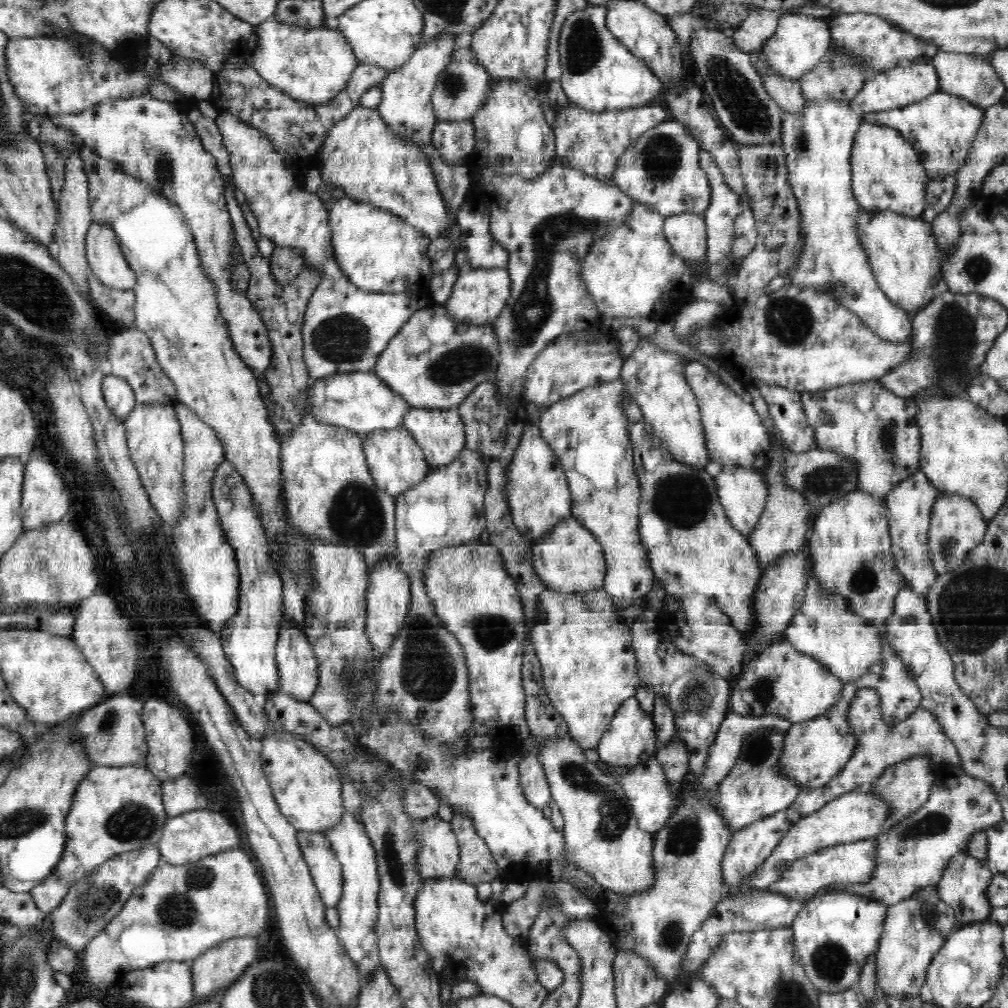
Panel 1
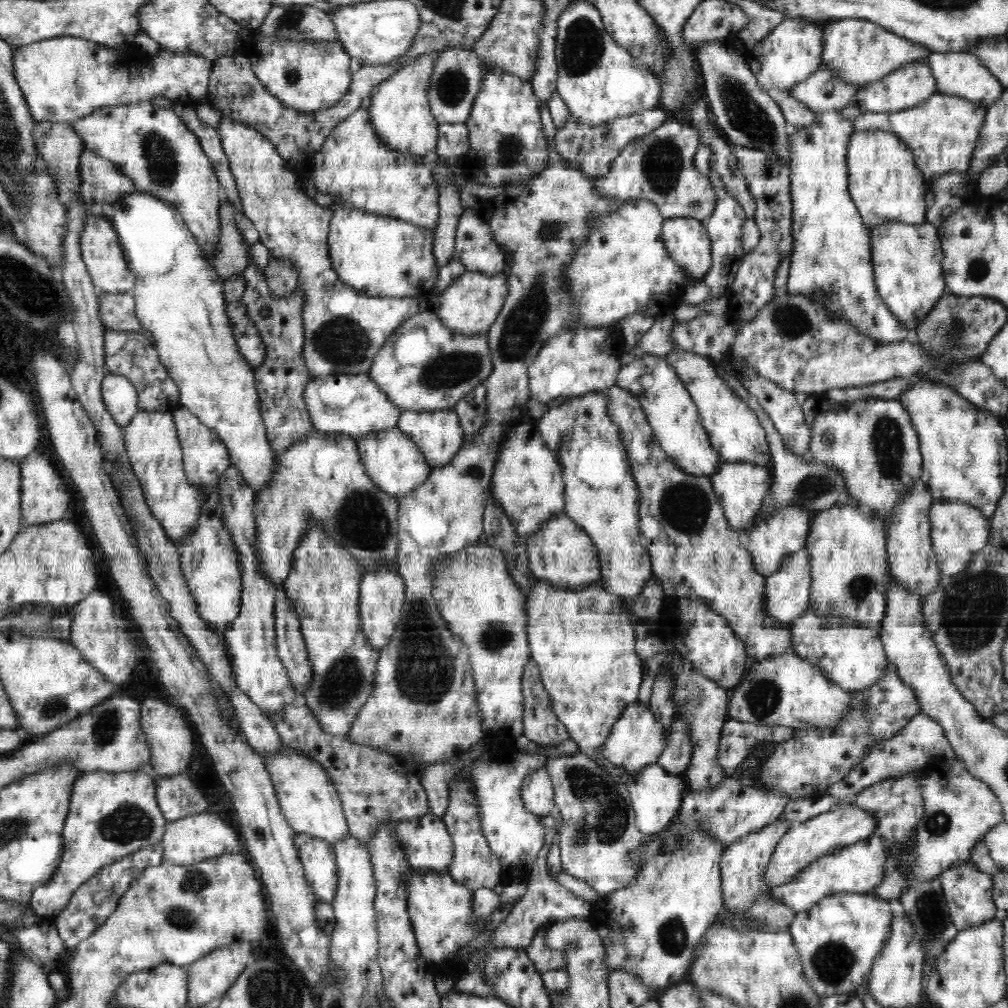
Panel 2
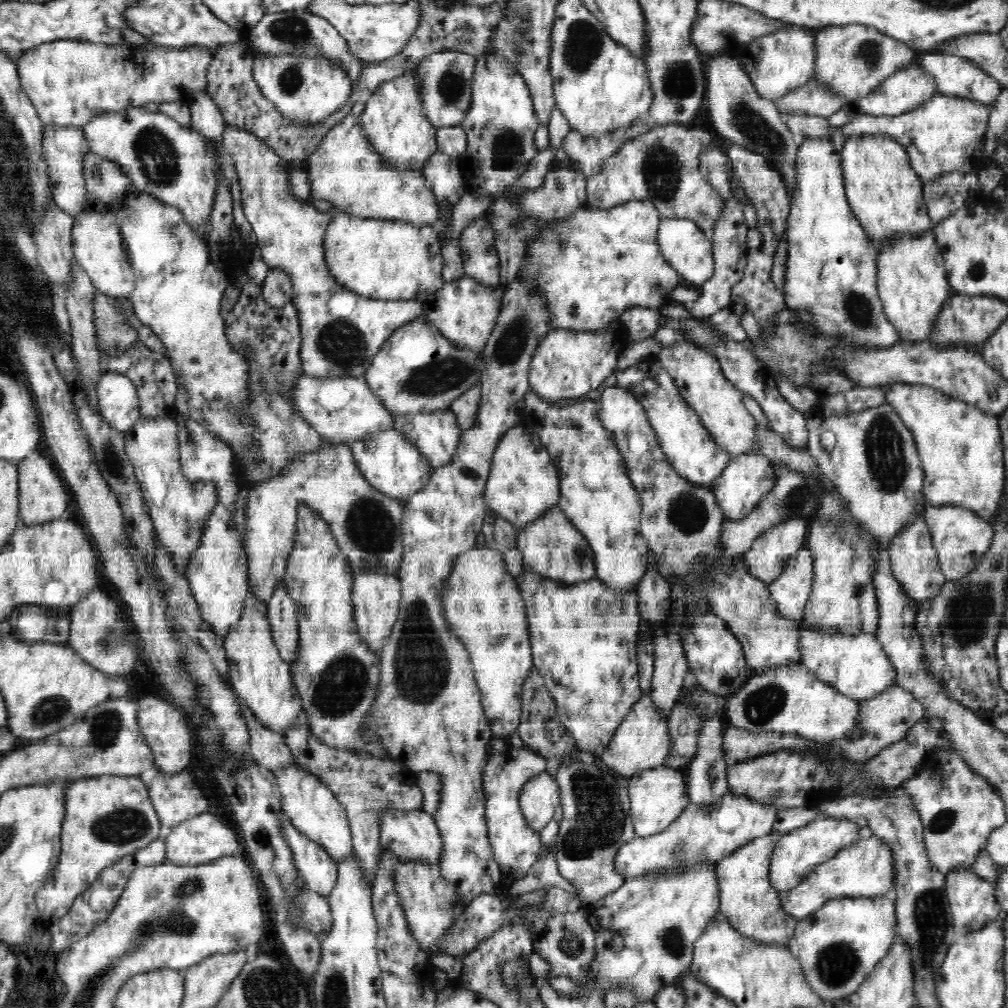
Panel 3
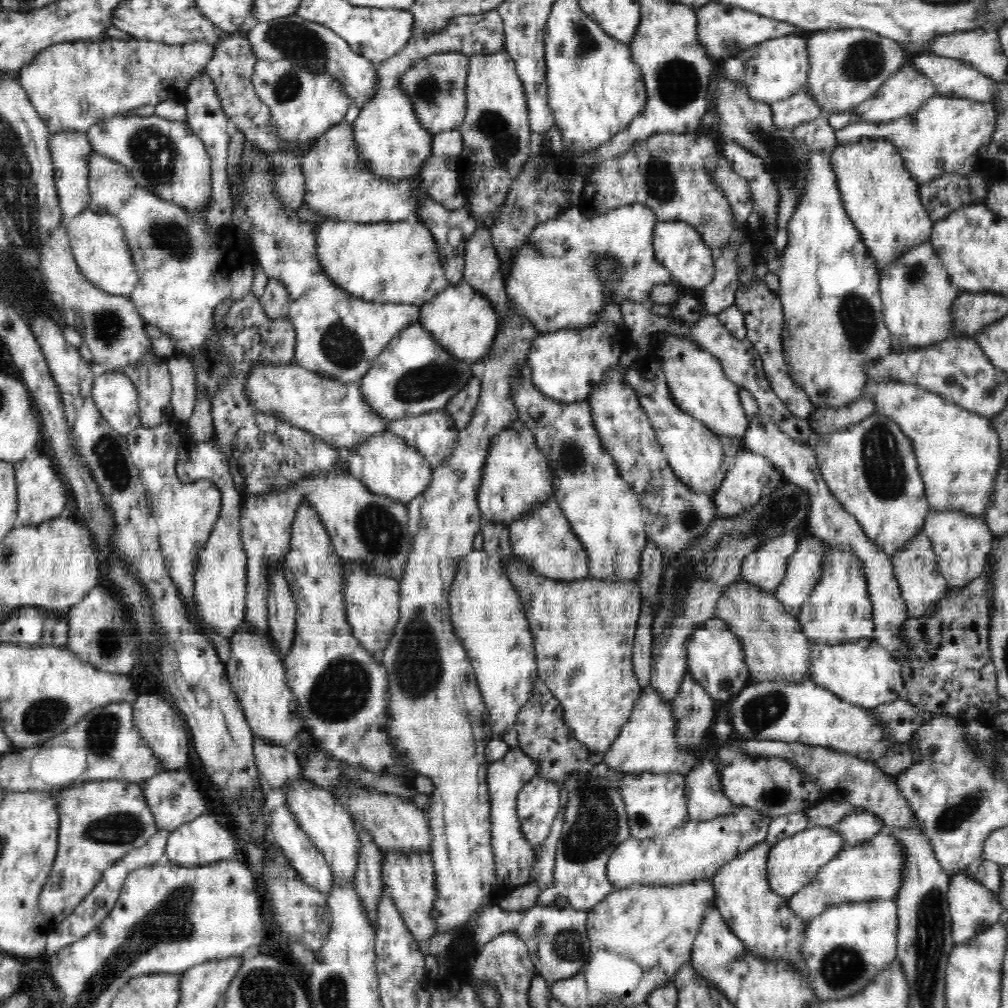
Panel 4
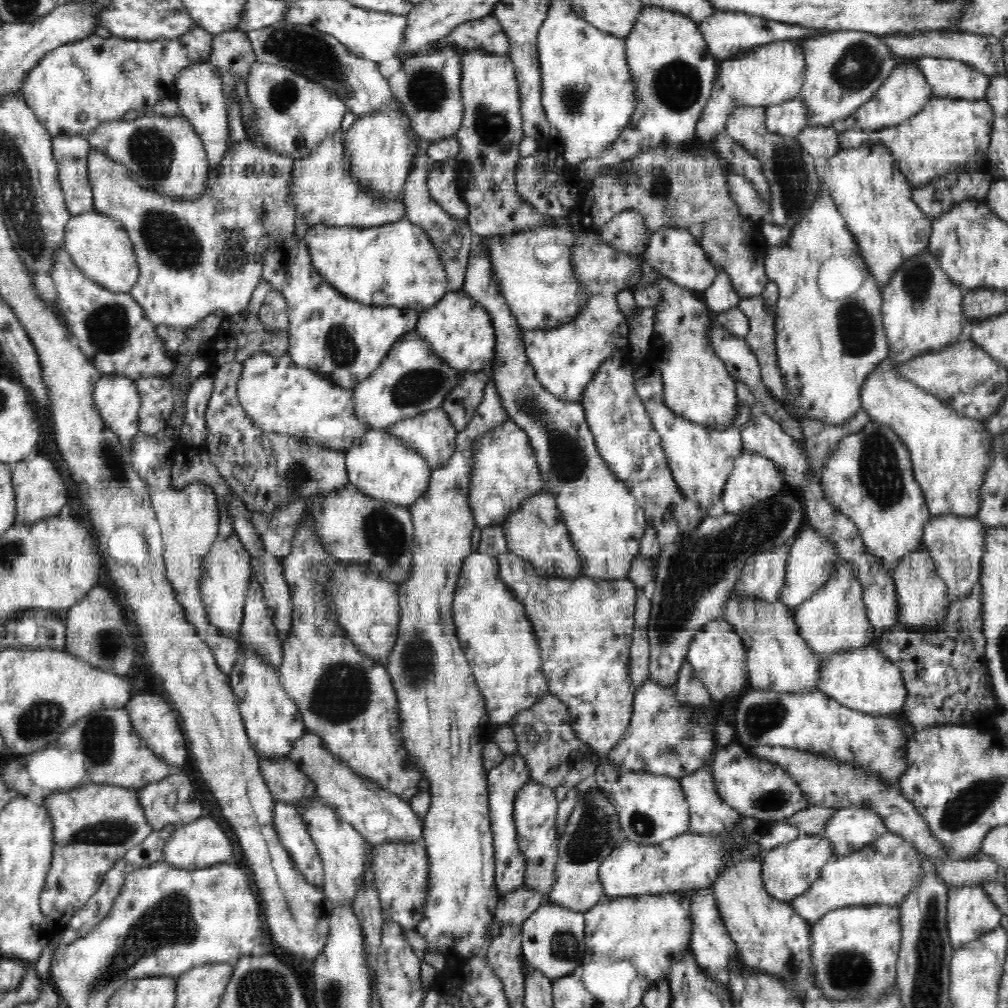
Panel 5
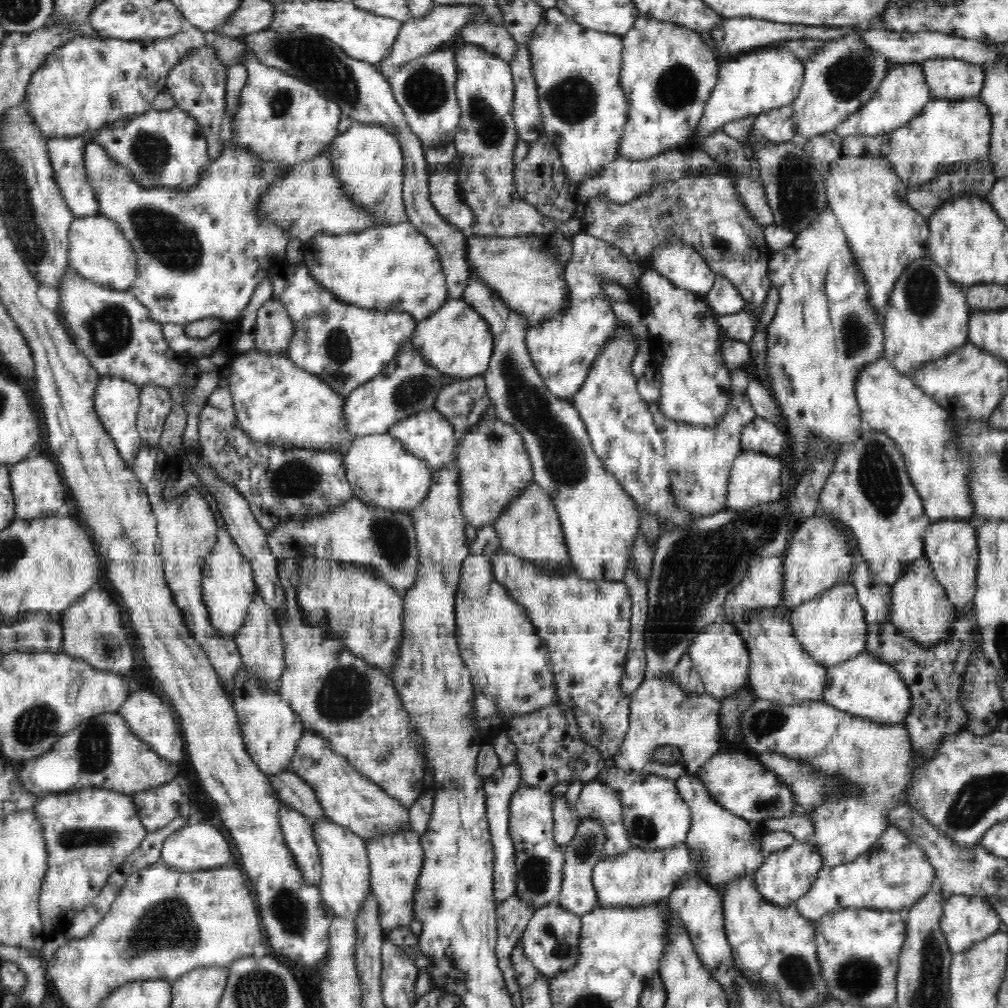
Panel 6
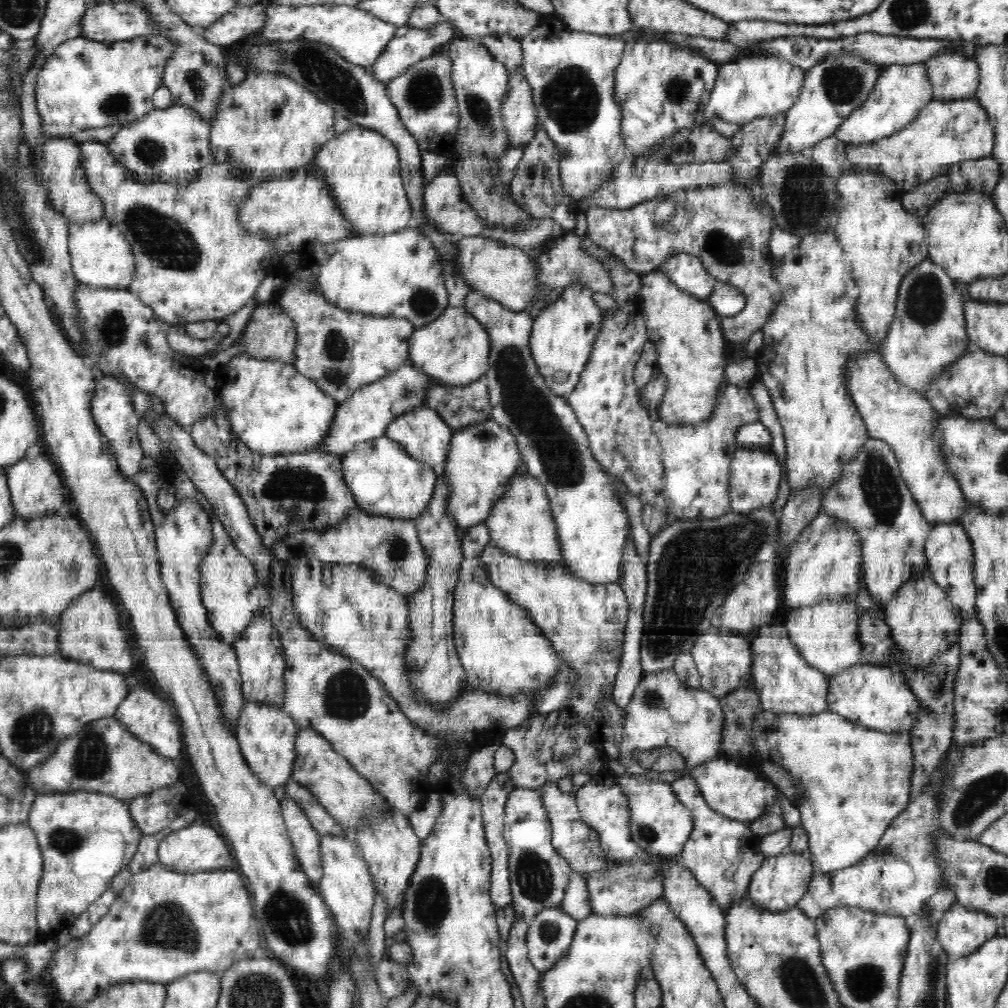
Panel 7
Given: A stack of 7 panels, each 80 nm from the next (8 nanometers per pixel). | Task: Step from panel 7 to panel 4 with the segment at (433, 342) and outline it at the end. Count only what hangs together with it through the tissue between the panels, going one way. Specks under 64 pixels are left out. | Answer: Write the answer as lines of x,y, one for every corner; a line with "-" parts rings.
462,280
458,285
449,285
431,302
423,304
420,309
419,323
446,348
447,352
458,361
474,365
489,354
496,332
499,328
500,317
495,311
494,304
483,294
476,293
472,285

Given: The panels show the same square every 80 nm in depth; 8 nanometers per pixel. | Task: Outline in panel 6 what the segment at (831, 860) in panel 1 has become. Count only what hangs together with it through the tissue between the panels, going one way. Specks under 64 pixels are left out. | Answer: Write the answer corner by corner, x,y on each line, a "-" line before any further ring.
889,827
868,852
848,864
820,869
808,892
796,900
795,906
802,917
816,922
820,917
841,908
870,908
908,911
912,904
930,889
935,888
936,873
920,844
913,842
900,827

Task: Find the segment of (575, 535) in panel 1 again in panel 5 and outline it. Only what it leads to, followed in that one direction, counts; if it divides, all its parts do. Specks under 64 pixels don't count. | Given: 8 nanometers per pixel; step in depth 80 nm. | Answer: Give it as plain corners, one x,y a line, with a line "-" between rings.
546,490
528,499
518,511
510,514
501,525
510,553
528,561
540,576
572,579
583,576
582,559
571,540
566,520
556,505
555,495

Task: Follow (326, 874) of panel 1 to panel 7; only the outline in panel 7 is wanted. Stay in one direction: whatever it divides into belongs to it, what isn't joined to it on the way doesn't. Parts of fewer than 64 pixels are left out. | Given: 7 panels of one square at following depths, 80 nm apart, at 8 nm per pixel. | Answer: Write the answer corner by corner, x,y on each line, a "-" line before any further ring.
280,795
279,801
289,840
296,851
297,862
312,886
316,887
323,877
321,836
294,799

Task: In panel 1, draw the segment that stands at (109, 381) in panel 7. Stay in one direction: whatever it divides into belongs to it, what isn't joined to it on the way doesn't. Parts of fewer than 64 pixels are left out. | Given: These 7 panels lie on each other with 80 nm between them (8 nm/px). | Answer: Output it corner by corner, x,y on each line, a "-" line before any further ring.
112,374
103,378
101,387
108,408
111,408
121,421
126,420
126,416
138,403
132,387
123,378

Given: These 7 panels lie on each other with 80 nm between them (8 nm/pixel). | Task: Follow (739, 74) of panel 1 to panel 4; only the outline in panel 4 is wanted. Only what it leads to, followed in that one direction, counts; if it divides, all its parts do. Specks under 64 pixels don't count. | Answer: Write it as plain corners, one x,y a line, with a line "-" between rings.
727,76
728,80
720,78
718,80
718,112
720,112
720,130
730,136
734,142
741,144
746,150
752,154
759,156
765,164
765,169
768,174
772,176
772,180
779,189
779,218
780,228
778,228
775,243
773,249
777,253
783,252
788,246
788,223
792,220
792,214
796,212
796,206
800,204
800,196
804,193
805,186
805,170
808,169
808,148
806,145
798,143
793,135
793,131
787,128
778,128
774,125
772,120
771,103
759,102
758,100
752,100
748,96
747,85
739,84
739,81
731,80
730,76

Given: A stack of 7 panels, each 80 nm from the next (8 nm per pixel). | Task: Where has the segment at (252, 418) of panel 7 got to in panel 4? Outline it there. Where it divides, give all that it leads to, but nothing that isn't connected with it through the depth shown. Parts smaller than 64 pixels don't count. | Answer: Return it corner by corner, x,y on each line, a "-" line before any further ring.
295,362
279,367
259,364
247,376
245,397
255,410
266,412
267,416
275,415
290,420
296,428
303,428
319,436
328,446
343,452
354,444
360,444
370,435
388,430
388,420
384,420
367,404
361,380
344,384
339,380
325,379

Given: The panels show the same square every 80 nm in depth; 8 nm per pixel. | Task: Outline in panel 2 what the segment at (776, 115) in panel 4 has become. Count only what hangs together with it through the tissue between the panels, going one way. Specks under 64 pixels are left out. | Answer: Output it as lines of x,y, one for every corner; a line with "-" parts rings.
827,64
813,72
806,80
793,86
791,97
815,113
829,109
843,109
857,93
854,84
833,73

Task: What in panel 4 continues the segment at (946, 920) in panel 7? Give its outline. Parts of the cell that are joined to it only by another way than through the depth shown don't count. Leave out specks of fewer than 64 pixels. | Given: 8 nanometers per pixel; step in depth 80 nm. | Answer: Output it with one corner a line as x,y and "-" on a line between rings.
969,871
951,875
947,901
951,914
952,936
956,945
962,944
968,938
984,932
984,929
998,923
1000,914
1005,911
1004,905
1000,903
1000,900
995,899
991,889
980,884

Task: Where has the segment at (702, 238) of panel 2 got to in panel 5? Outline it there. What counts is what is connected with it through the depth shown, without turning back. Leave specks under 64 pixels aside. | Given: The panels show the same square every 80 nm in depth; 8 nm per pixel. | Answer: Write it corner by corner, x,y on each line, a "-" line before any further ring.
661,225
661,228
652,234
645,258
655,266
656,270
663,273
664,278
690,291
706,291
713,284
718,270
712,265
706,250
691,230
676,228
672,225

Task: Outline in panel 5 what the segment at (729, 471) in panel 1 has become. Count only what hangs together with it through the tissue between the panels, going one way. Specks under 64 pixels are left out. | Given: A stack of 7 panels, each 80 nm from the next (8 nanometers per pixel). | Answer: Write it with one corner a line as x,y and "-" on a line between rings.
743,450
735,458
732,472
729,472
728,480
721,493
718,510
726,512
726,514
745,512
762,500
774,498
786,486
782,471
776,467
776,463
760,453
750,453

